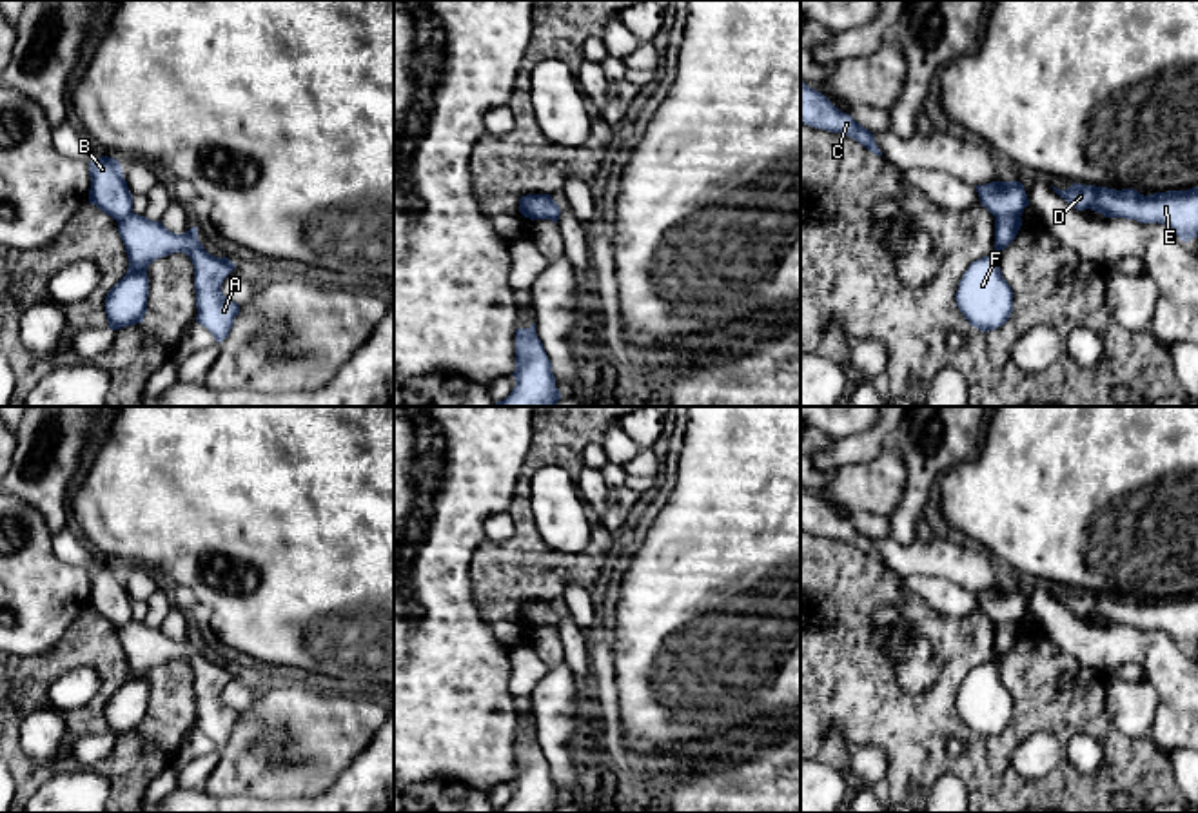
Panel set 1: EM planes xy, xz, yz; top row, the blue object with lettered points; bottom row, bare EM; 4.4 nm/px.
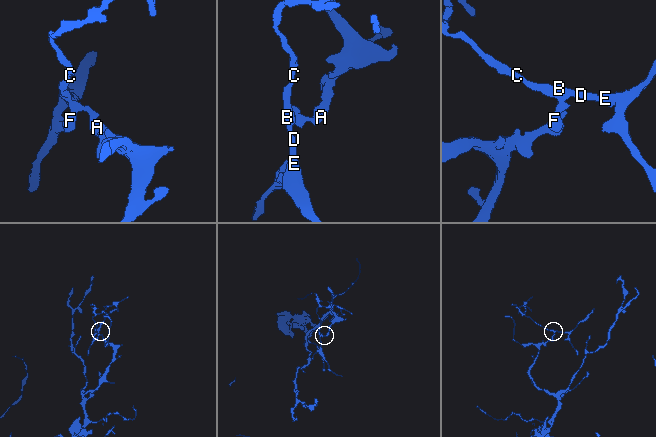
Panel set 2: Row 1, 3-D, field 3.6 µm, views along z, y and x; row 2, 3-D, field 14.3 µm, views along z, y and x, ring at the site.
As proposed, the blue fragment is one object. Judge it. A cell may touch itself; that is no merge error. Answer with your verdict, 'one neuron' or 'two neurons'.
two neurons

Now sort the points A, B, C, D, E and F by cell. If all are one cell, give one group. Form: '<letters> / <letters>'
A F / B C D E

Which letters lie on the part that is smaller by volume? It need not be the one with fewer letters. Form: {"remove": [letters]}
{"remove": ["B", "C", "D", "E"]}

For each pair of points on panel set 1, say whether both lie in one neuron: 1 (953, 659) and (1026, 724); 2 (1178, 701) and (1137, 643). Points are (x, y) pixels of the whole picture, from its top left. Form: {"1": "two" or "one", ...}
{"1": "one", "2": "one"}

